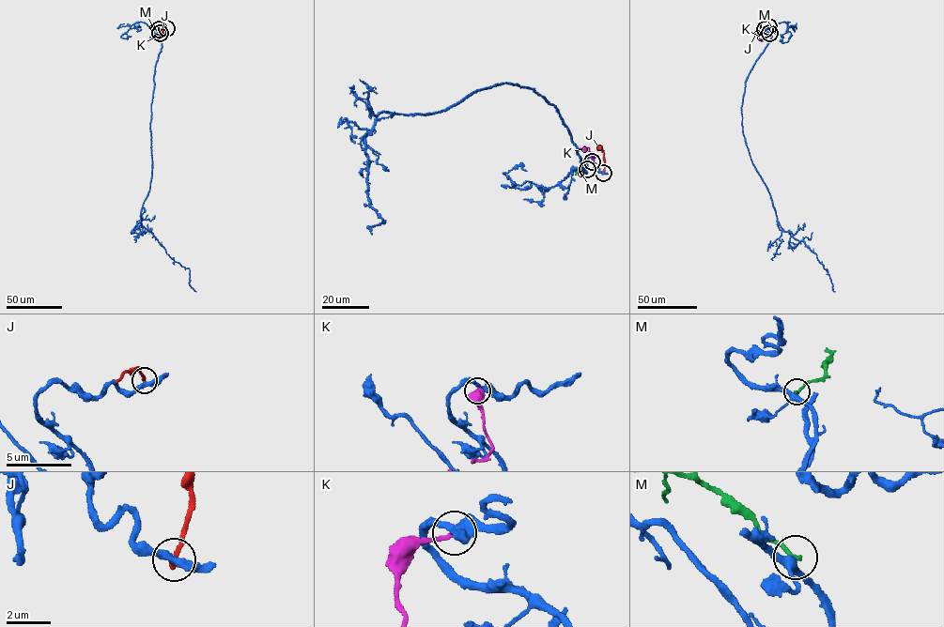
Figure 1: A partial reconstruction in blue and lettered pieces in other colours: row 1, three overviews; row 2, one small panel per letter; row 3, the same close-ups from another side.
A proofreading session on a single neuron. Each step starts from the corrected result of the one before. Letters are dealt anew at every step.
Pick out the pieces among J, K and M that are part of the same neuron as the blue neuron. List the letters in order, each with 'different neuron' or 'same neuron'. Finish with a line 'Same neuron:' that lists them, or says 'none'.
J: different neuron
K: different neuron
M: different neuron
Same neuron: none

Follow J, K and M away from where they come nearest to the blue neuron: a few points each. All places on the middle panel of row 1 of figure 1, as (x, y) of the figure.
J: (603, 173), (601, 148)
K: (593, 161), (594, 157), (588, 148), (579, 150)
M: (587, 170), (580, 174), (572, 167)

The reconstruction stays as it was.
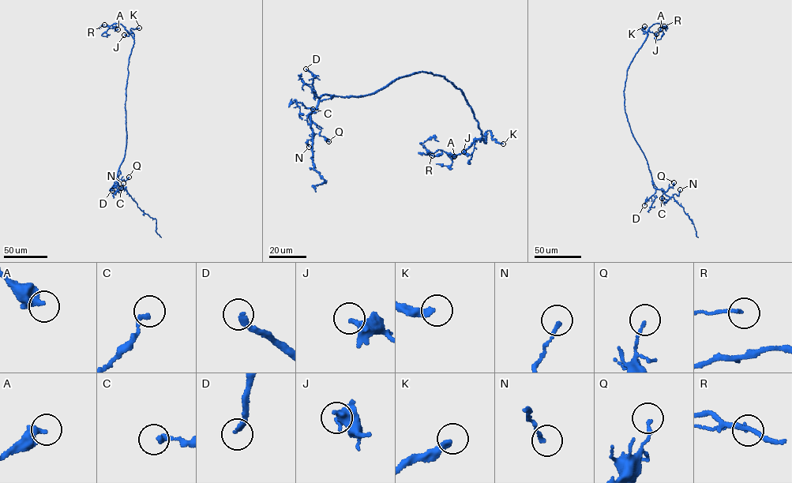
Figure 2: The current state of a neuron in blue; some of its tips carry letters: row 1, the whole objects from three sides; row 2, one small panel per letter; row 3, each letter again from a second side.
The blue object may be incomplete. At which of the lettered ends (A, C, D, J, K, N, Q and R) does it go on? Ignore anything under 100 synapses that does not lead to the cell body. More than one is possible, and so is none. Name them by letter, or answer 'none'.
D, K

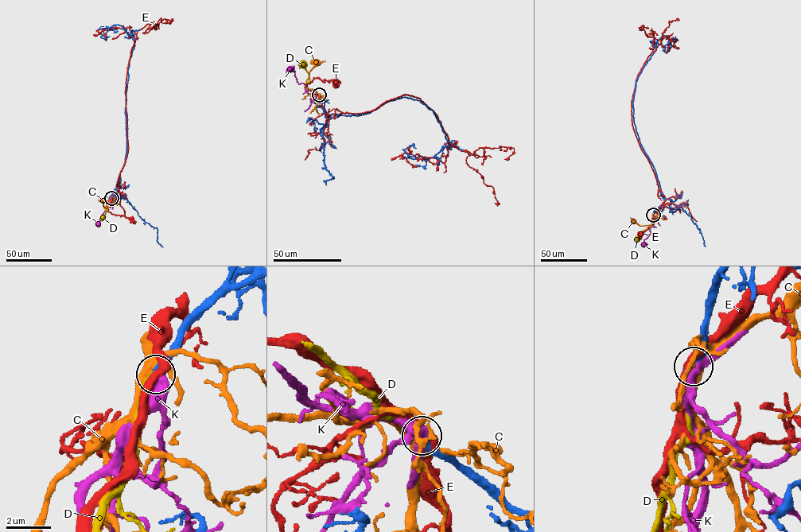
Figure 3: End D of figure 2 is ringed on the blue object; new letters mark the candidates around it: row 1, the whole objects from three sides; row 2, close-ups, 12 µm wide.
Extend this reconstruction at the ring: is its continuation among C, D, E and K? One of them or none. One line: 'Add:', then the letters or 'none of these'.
Add: D

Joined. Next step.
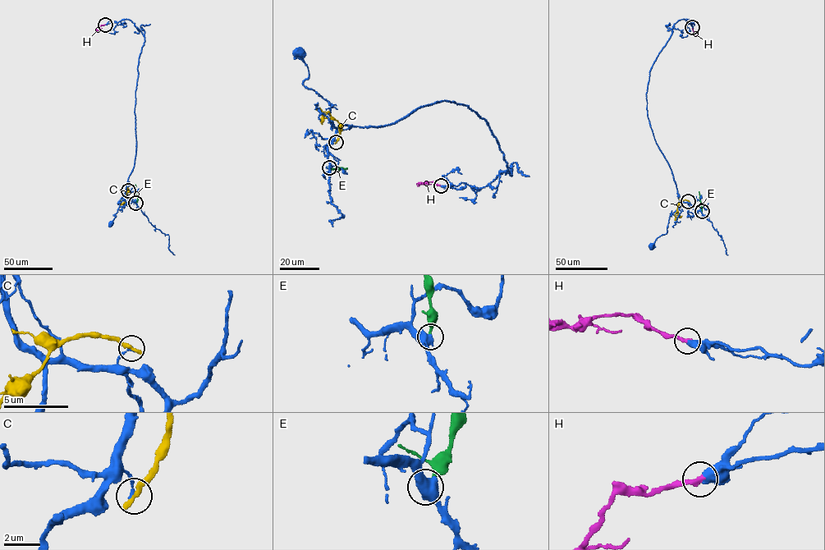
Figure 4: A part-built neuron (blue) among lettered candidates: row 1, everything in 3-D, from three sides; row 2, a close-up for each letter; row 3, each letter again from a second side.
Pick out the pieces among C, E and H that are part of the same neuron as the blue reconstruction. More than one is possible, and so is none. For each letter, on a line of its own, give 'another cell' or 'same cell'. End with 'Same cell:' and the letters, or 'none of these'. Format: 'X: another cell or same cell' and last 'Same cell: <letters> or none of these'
C: another cell
E: another cell
H: same cell
Same cell: H

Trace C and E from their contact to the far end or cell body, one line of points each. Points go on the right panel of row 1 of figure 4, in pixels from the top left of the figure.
C: (688, 200), (683, 200), (677, 206), (675, 216), (682, 215)
E: (702, 211), (698, 191)

